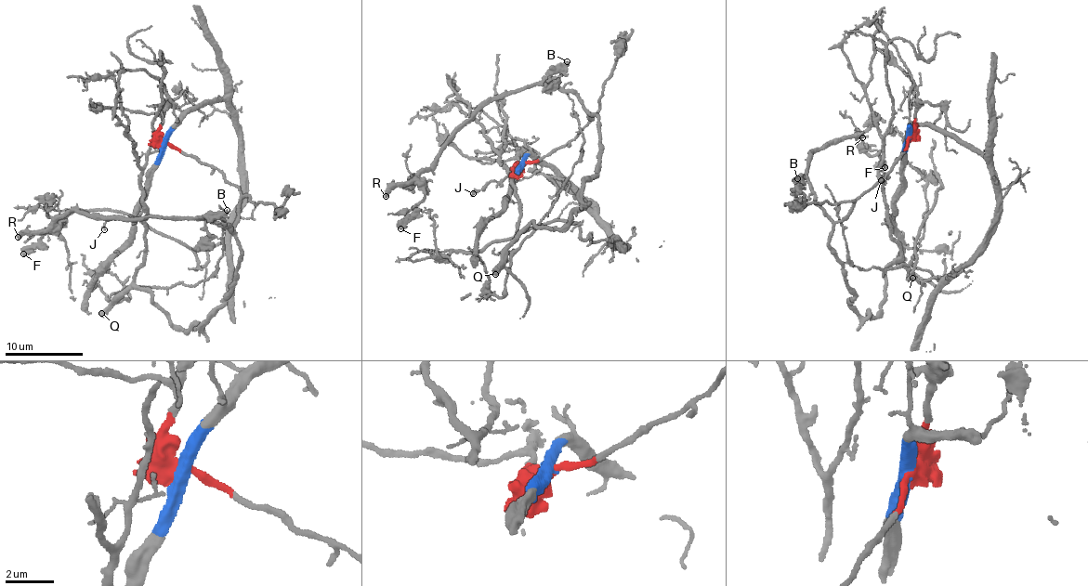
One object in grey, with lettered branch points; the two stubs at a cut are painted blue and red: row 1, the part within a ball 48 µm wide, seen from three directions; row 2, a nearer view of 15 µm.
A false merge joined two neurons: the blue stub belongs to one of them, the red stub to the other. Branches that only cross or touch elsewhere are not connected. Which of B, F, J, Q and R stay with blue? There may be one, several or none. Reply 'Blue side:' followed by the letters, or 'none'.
Blue side: none

